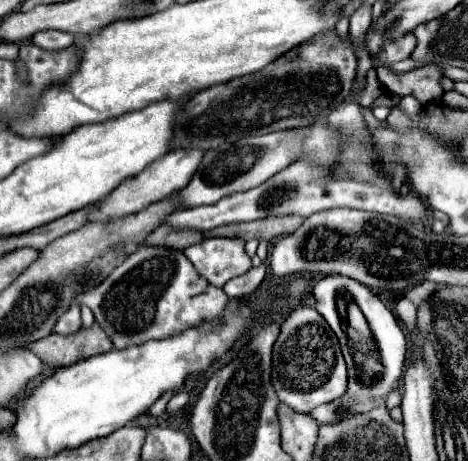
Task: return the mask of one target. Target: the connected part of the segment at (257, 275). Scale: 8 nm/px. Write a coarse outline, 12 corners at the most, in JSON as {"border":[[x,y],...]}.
{"border":[[266,266],[250,268],[226,282],[230,298],[252,294],[266,276]]}

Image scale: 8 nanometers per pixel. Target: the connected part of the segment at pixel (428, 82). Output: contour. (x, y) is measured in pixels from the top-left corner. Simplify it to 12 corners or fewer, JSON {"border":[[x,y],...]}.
{"border":[[422,66],[404,74],[378,68],[390,94],[414,96],[422,106],[444,94],[442,68]]}

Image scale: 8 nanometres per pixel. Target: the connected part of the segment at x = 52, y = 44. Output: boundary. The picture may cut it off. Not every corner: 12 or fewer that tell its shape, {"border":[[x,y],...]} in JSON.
{"border":[[42,30],[32,42],[46,50],[74,44],[76,34]]}

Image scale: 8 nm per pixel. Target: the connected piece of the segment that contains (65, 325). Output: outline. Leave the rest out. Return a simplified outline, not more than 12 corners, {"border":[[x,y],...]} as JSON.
{"border":[[72,304],[56,322],[54,332],[76,334],[82,328],[80,308]]}

